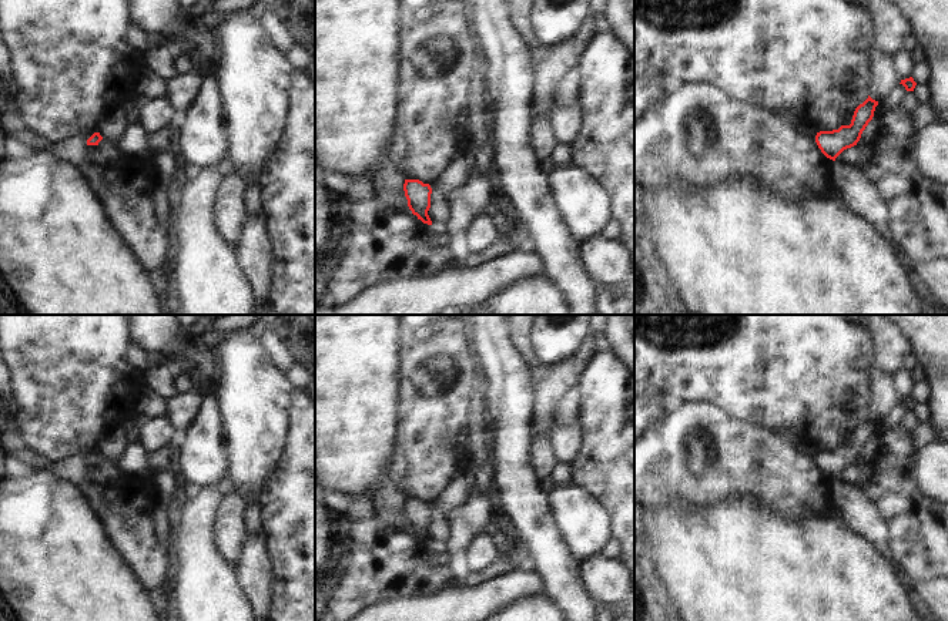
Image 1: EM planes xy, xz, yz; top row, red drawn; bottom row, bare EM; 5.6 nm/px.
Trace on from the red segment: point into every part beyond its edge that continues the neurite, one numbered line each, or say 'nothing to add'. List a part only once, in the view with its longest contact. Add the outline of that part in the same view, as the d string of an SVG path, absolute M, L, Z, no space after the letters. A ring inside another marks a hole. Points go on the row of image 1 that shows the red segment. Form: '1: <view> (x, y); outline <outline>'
nothing to add

